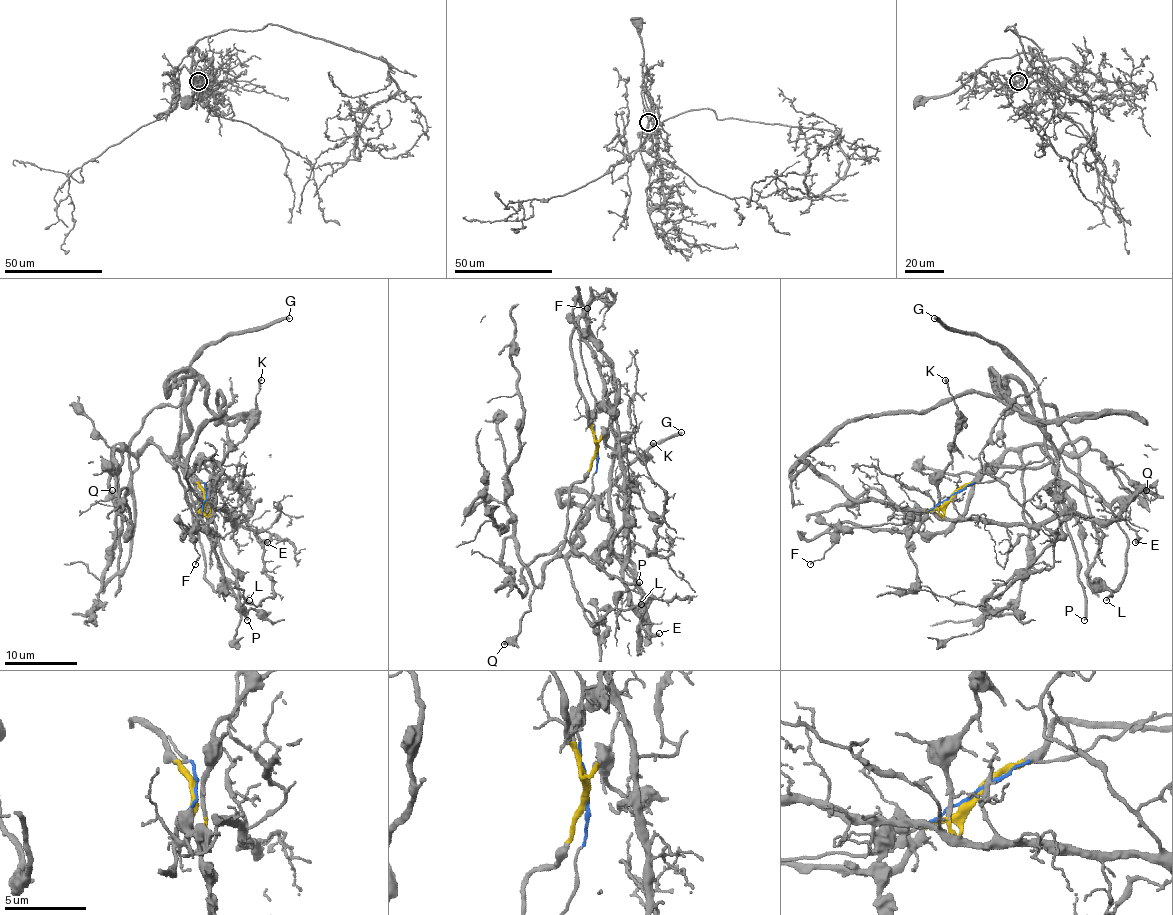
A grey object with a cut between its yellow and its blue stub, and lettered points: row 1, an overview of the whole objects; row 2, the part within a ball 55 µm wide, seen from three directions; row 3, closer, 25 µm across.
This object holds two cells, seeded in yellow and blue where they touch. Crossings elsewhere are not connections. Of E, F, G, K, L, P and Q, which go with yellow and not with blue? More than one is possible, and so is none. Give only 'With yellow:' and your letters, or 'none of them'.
With yellow: E, F, K, L, Q

